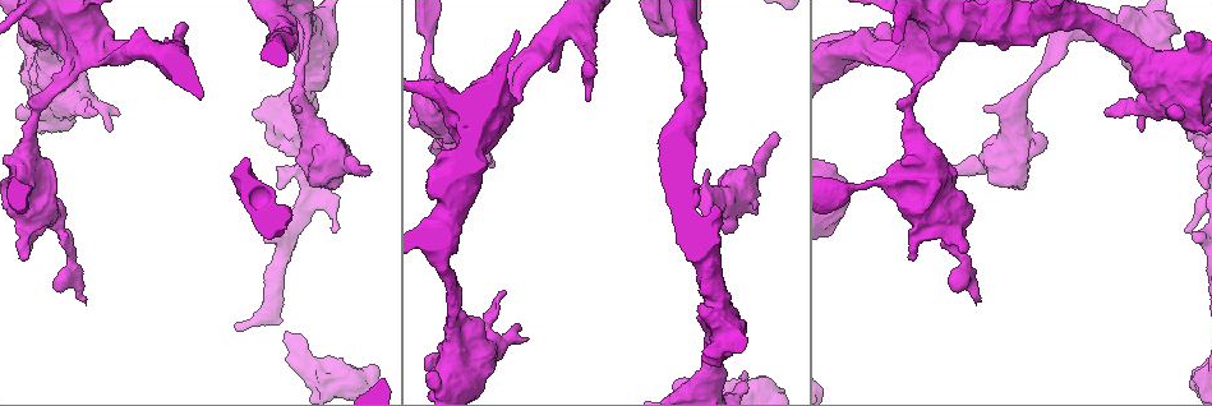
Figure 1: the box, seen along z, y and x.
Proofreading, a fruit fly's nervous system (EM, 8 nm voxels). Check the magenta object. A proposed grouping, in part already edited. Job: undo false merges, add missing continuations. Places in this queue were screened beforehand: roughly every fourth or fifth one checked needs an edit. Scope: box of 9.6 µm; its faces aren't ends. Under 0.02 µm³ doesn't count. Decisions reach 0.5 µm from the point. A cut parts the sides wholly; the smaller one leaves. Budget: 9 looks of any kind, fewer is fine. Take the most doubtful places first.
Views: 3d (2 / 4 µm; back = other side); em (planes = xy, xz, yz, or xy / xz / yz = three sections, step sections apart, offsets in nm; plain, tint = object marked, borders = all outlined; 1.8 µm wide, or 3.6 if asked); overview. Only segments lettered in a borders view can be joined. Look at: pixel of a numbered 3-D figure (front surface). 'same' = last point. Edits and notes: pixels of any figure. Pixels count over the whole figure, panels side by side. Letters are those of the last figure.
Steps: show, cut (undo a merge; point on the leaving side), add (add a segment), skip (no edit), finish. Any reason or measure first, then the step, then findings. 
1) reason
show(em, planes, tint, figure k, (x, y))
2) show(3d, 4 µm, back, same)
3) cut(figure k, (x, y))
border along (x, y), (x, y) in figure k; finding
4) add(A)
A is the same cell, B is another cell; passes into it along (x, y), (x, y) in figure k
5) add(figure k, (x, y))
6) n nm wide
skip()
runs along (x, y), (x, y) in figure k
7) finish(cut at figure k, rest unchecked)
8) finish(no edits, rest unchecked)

stops while still wide
show(em, xy, step 8, borders, figure 1, (553, 69))

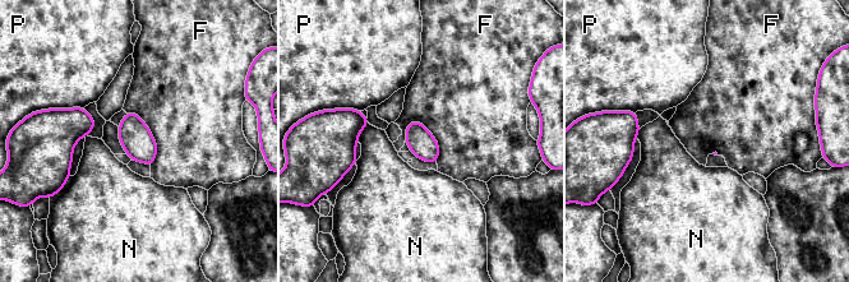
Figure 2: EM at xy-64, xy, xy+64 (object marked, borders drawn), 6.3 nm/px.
cut it another way
show(em, planes, borders, same)

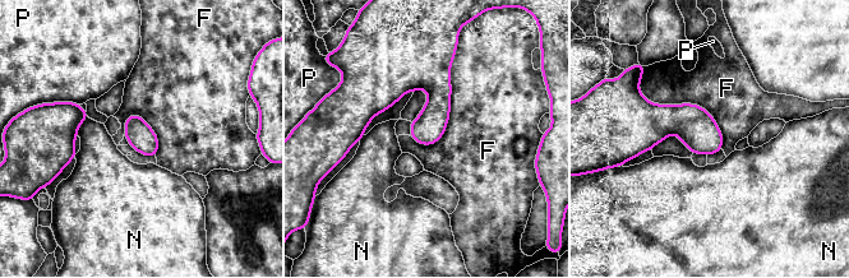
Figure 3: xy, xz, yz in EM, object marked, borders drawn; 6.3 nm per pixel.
skip()
F, N and P are other cells; border along (456, 51), (448, 124), (419, 144) in figure 3; none of them fits

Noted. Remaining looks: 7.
branch stops here
show(3d, 2 µm, figure 1, (729, 233))

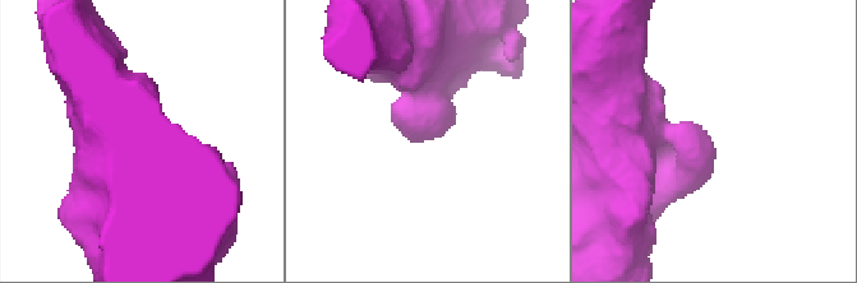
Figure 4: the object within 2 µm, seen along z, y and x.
shape alone is not enough
show(em, planes, borders, figure 4, (433, 135))

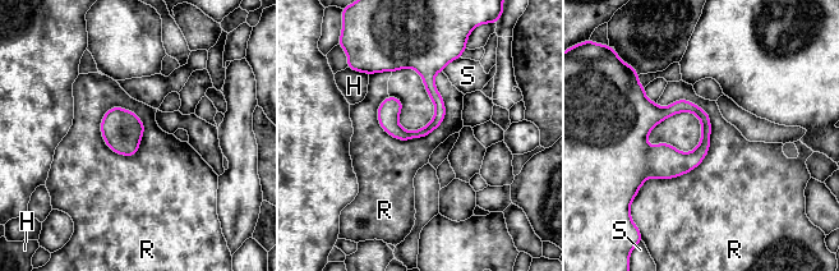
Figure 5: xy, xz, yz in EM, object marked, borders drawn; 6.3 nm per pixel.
R touches over 650 nm
skip()
H, R and S are other cells; border along (704, 109), (706, 156), (639, 191) in figure 5; no lettered segment goes on from it

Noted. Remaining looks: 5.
thick turns thin
show(em, xz, step 8, tint, figure 1, (835, 193))

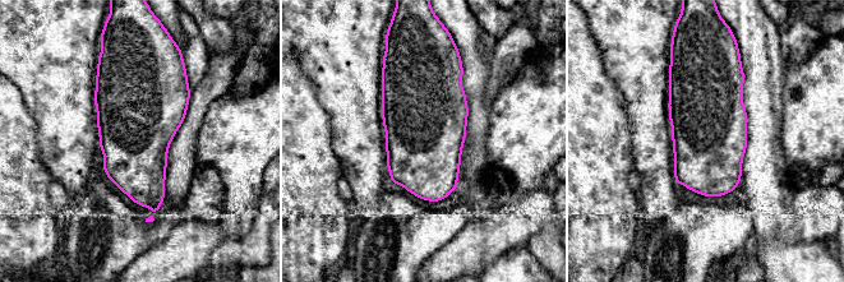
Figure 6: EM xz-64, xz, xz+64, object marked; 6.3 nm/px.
cut it another way
show(em, planes, borders, same)

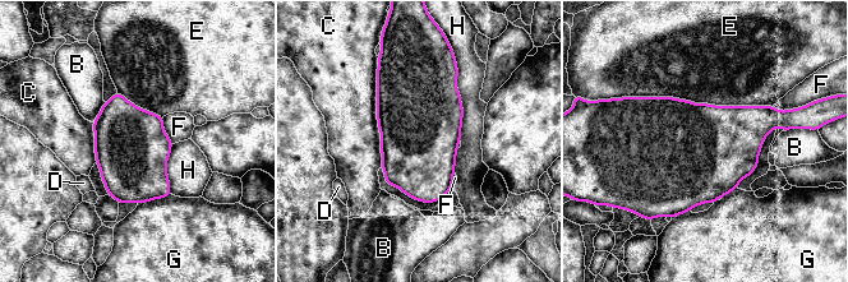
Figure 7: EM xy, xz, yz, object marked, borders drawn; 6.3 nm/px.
E touches over 900 nm
skip()
B, C, D, E, F, G and H are other cells; border along (162, 118), (162, 128), (173, 143) in figure 7; one neuron here

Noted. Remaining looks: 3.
branch stops here
show(em, yz, step 8, tint, figure 1, (518, 327))

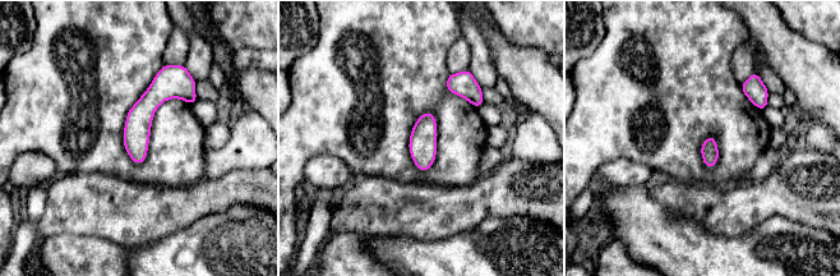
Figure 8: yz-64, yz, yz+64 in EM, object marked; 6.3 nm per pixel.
show(em, xz, step 16, borders, same)

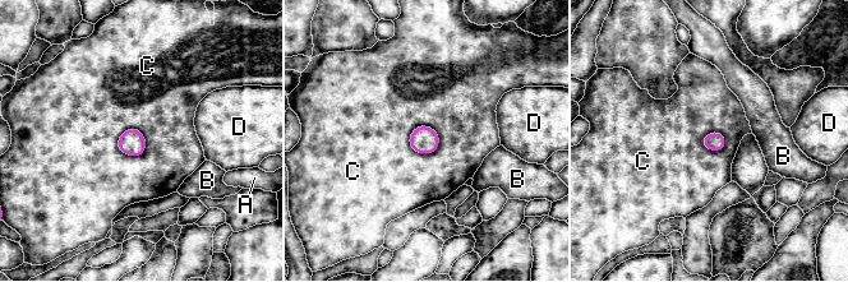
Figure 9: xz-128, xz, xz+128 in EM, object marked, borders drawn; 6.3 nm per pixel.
110 nm wide
skip()
A, B, C and D are other cells; none of them fits

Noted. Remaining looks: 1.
finish(no edits, rest unchecked)

